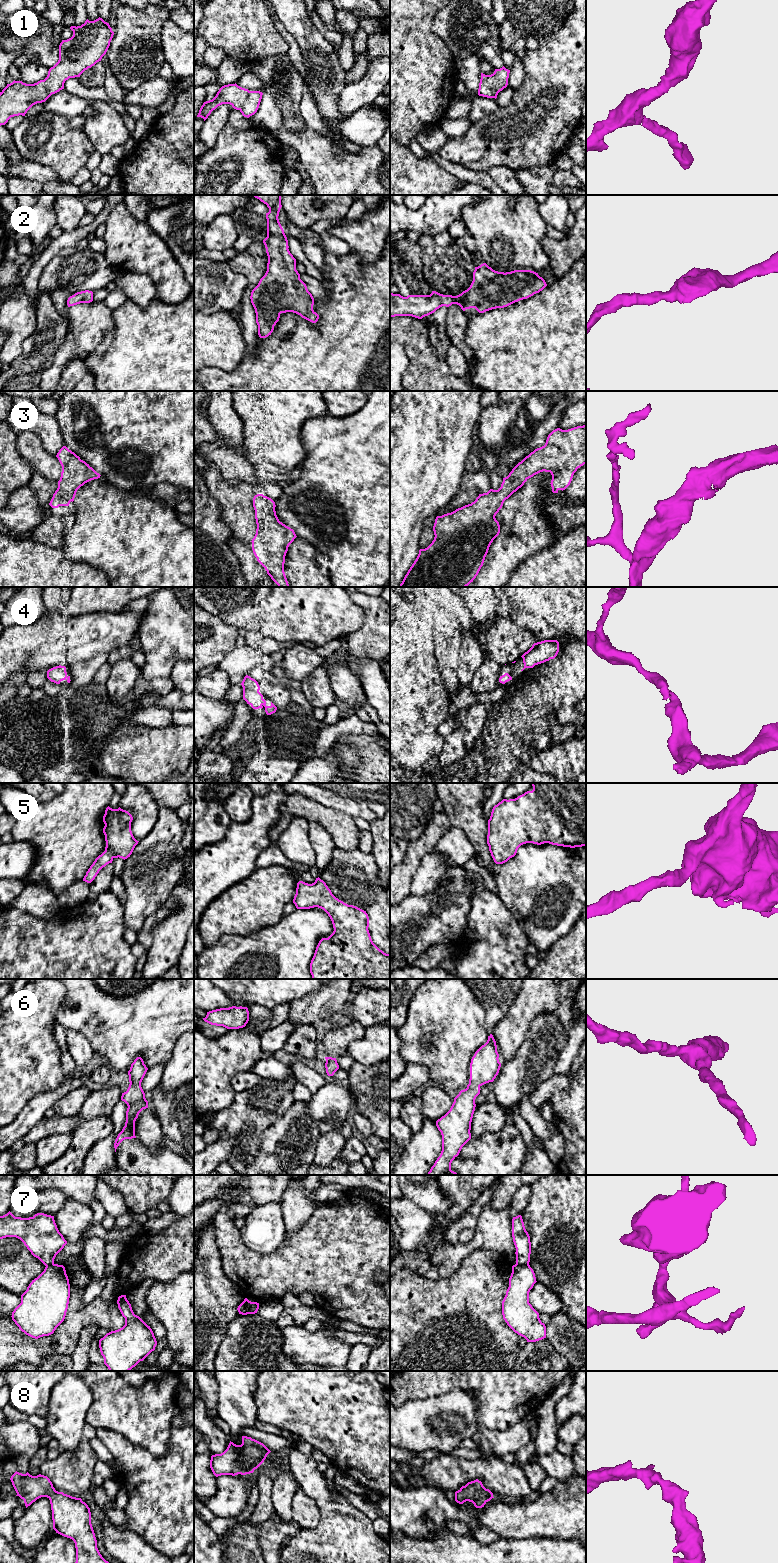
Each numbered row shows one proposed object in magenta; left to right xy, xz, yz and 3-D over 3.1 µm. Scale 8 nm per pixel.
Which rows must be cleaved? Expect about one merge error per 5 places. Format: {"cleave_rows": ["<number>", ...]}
{"cleave_rows": ["7"]}

